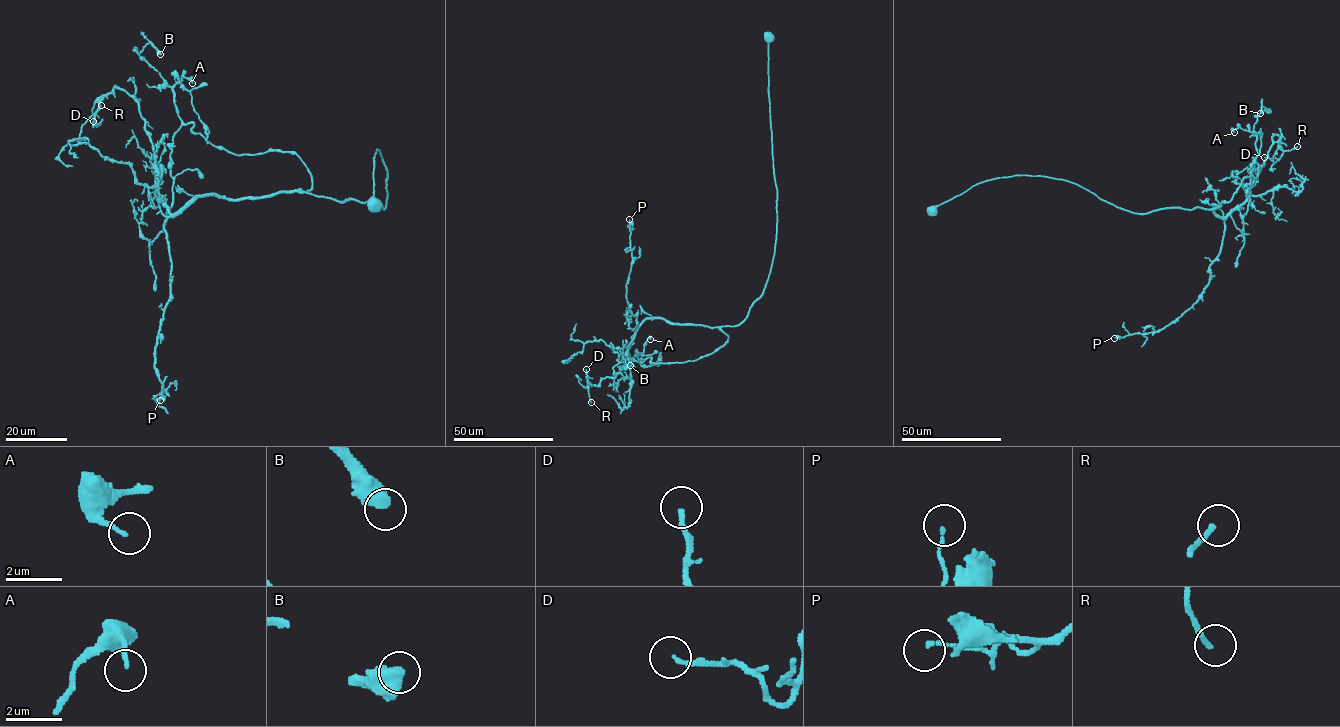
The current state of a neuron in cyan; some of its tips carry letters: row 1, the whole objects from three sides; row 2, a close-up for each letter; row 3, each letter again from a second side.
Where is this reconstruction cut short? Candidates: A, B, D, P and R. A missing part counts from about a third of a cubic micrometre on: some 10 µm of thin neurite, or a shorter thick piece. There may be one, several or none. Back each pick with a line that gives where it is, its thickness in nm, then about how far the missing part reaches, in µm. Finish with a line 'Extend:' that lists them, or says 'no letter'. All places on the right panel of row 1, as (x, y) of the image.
Extend: no letter

